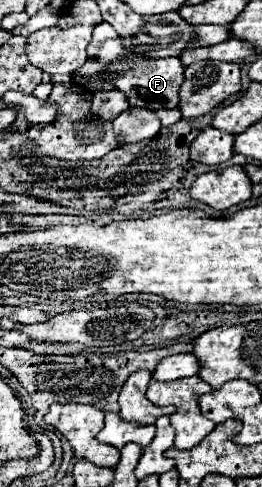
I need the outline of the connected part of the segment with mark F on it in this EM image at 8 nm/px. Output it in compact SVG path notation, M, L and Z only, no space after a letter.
M100 23L94 29L94 37L88 45L86 63L74 71L78 75L78 83L86 87L90 93L100 91L122 91L128 97L130 107L142 107L150 111L158 109L174 109L178 105L178 89L184 81L184 65L178 57L150 57L134 53L130 47L122 45L122 39L108 23Z

